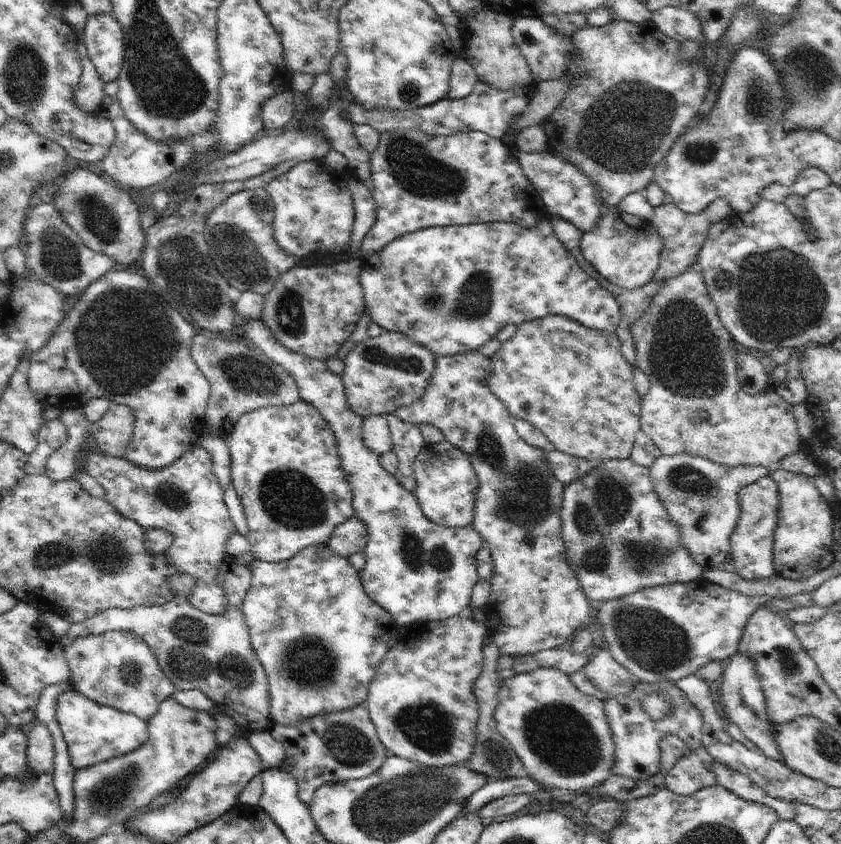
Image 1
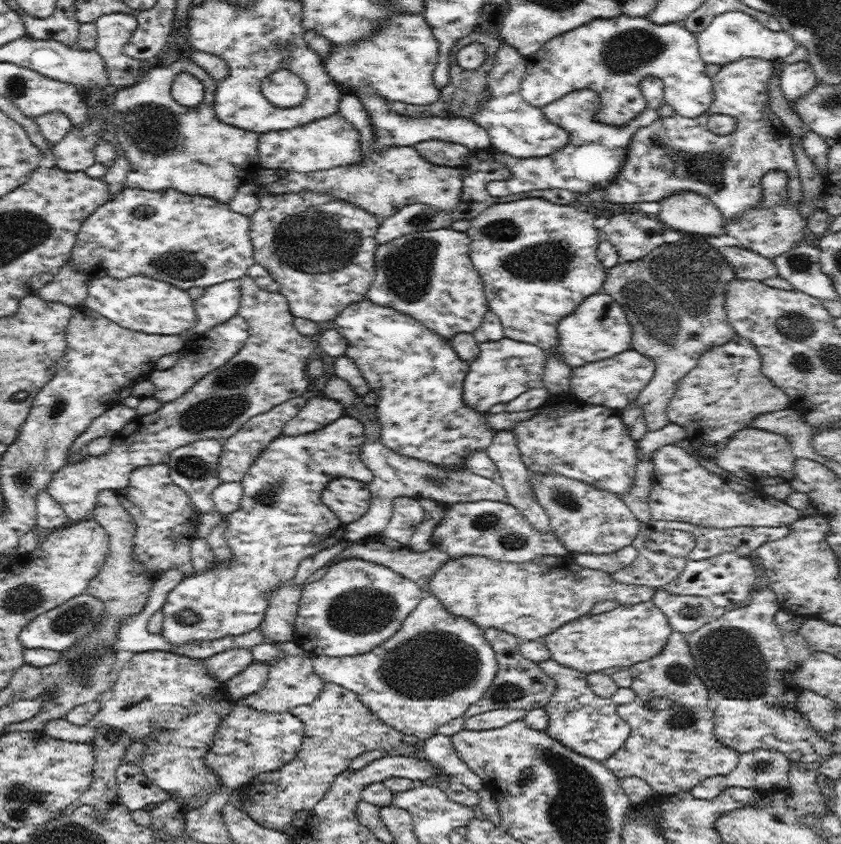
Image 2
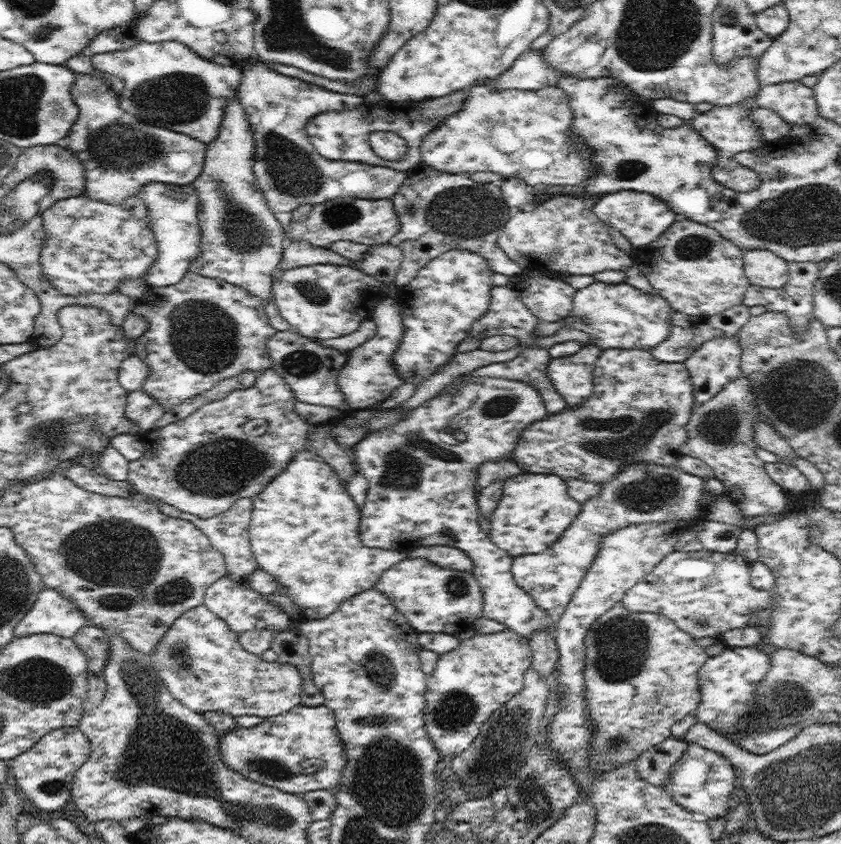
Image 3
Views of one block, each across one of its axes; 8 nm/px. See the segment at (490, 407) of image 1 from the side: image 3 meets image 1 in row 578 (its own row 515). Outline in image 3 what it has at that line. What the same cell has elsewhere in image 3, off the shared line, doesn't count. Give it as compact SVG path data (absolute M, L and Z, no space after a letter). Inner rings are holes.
M522 473L505 482L497 507L490 516L489 540L512 558L521 555L540 555L560 539L580 515L582 505L568 492L565 479L555 474Z

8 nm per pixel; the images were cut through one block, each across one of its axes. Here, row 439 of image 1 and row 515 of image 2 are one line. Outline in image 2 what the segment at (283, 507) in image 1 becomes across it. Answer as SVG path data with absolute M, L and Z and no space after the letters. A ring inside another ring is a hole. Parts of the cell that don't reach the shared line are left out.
M344 414L316 432L300 436L281 435L264 448L241 480L243 496L240 508L226 516L228 529L225 536L234 555L233 560L228 563L217 562L210 570L184 578L164 600L161 608L164 614L161 635L172 647L182 649L188 642L220 640L256 630L261 626L264 611L268 608L267 594L271 589L294 578L304 558L327 550L345 538L346 525L323 504L321 494L326 484L340 476L348 476L368 485L372 482L372 471L360 460L364 436L364 420Z

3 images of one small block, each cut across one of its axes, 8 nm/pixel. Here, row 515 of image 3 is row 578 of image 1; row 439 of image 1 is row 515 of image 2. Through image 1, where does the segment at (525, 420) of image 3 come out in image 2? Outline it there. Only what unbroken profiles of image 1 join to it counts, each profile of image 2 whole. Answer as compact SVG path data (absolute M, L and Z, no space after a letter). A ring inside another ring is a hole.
M340 476L326 484L321 500L346 526L359 520L370 507L369 485L360 480Z

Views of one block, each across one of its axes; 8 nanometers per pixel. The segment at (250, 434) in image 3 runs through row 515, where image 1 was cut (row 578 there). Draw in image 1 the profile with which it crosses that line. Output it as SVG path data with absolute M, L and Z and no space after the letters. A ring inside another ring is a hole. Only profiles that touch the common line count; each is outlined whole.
M201 447L192 449L190 448L173 466L169 468L164 468L161 470L147 470L140 469L138 466L132 465L130 462L127 462L124 458L115 458L108 457L104 455L101 451L96 454L91 450L89 454L83 459L81 463L81 472L88 474L94 477L100 486L104 487L106 490L105 500L120 514L125 518L136 522L141 526L142 529L163 529L167 531L169 534L172 534L173 541L165 551L165 564L168 567L172 567L179 573L179 575L184 575L195 579L195 585L191 589L191 594L189 595L188 601L192 607L200 610L201 612L210 614L210 615L222 615L225 614L227 607L229 604L227 603L227 594L225 593L225 589L223 585L217 581L218 568L223 564L226 564L228 555L225 552L225 546L228 542L228 538L230 538L233 534L237 532L234 524L230 520L230 514L228 512L228 508L224 503L224 494L225 491L222 490L221 485L219 484L218 478L213 470L212 463L212 454L209 454L205 449Z

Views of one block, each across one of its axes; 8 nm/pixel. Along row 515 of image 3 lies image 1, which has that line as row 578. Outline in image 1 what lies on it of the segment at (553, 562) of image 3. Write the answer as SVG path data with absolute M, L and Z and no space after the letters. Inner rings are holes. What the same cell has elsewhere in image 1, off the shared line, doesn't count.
M605 459L583 478L563 486L560 508L561 534L566 544L569 566L576 572L588 600L614 601L632 594L675 583L688 583L702 578L706 571L699 566L683 545L684 532L672 520L654 491L651 471L628 459Z

